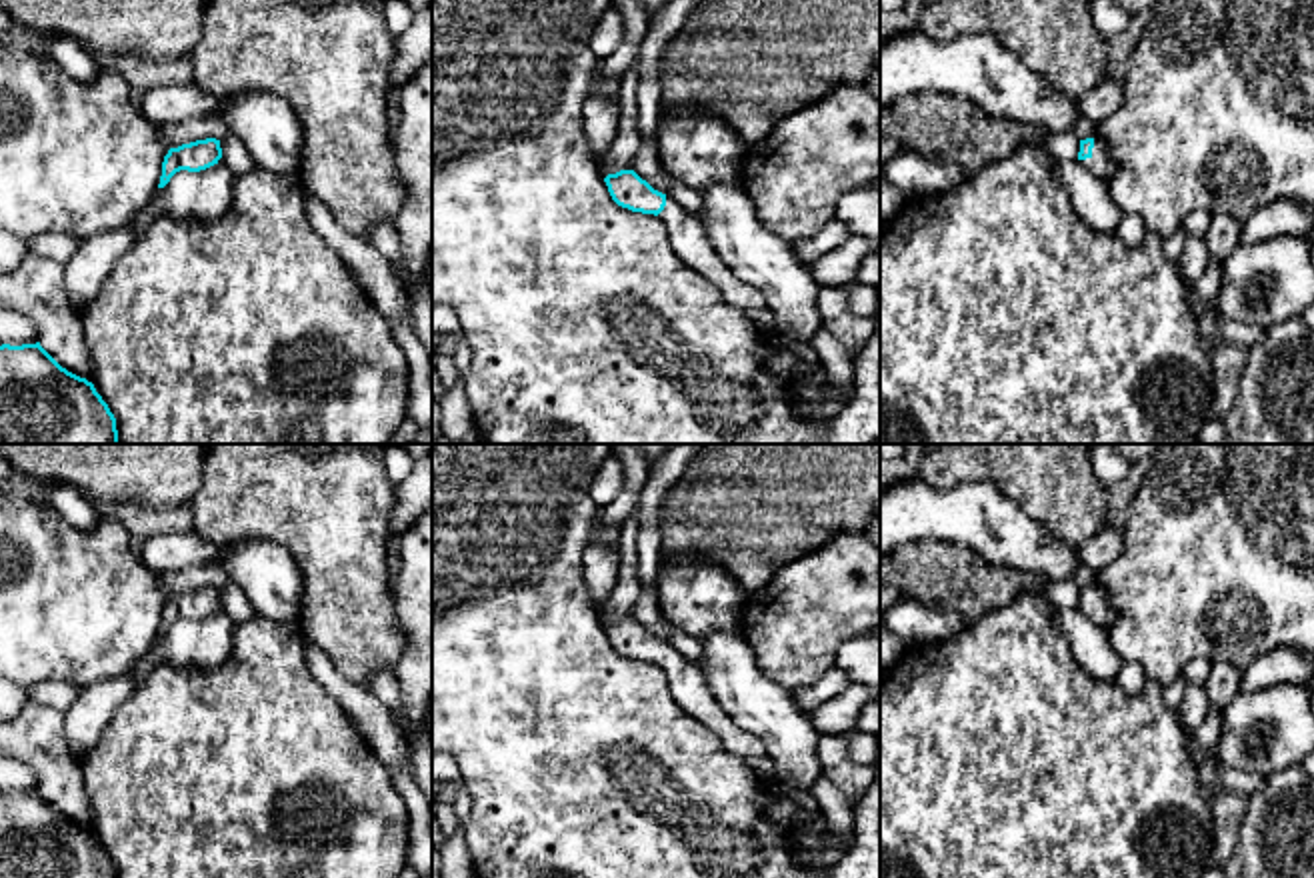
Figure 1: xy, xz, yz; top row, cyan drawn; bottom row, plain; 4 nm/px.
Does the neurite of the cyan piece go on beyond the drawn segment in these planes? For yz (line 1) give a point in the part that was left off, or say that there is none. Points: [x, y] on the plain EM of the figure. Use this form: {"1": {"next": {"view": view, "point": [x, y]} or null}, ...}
{"1": {"next": {"view": "yz", "point": [1100, 612]}}}

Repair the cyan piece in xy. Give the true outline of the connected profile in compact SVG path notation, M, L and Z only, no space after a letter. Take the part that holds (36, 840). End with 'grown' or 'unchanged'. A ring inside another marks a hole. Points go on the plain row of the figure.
M0 794L0 878L116 878L94 832L62 816L42 794Z | unchanged

